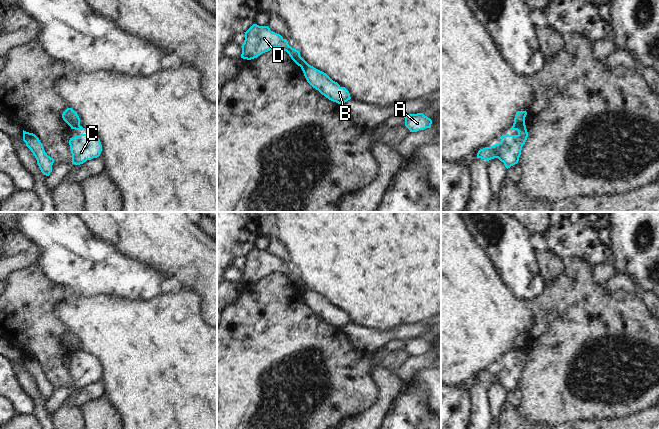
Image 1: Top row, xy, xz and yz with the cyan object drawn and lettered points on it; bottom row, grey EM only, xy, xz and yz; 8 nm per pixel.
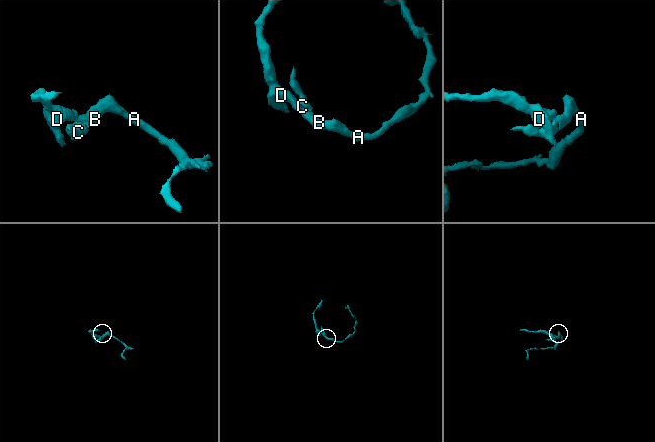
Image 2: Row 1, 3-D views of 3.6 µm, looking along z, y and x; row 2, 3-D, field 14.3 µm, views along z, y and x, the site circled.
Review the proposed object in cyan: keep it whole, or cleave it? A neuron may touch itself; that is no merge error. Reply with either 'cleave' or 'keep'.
cleave

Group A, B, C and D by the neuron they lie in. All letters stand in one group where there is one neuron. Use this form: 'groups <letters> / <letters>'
groups A B C / D

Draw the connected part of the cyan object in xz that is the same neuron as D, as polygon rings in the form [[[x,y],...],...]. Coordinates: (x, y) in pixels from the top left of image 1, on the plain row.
[[[253,248],[244,257],[241,282],[251,284],[274,272],[280,272],[286,275],[298,290],[302,289],[303,282],[300,280],[300,275],[292,272],[286,263],[271,255],[268,250]]]

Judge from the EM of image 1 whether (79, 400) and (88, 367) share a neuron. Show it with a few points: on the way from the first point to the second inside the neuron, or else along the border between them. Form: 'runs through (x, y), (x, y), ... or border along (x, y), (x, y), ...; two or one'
border along (99, 379), (76, 388), (66, 400); two

